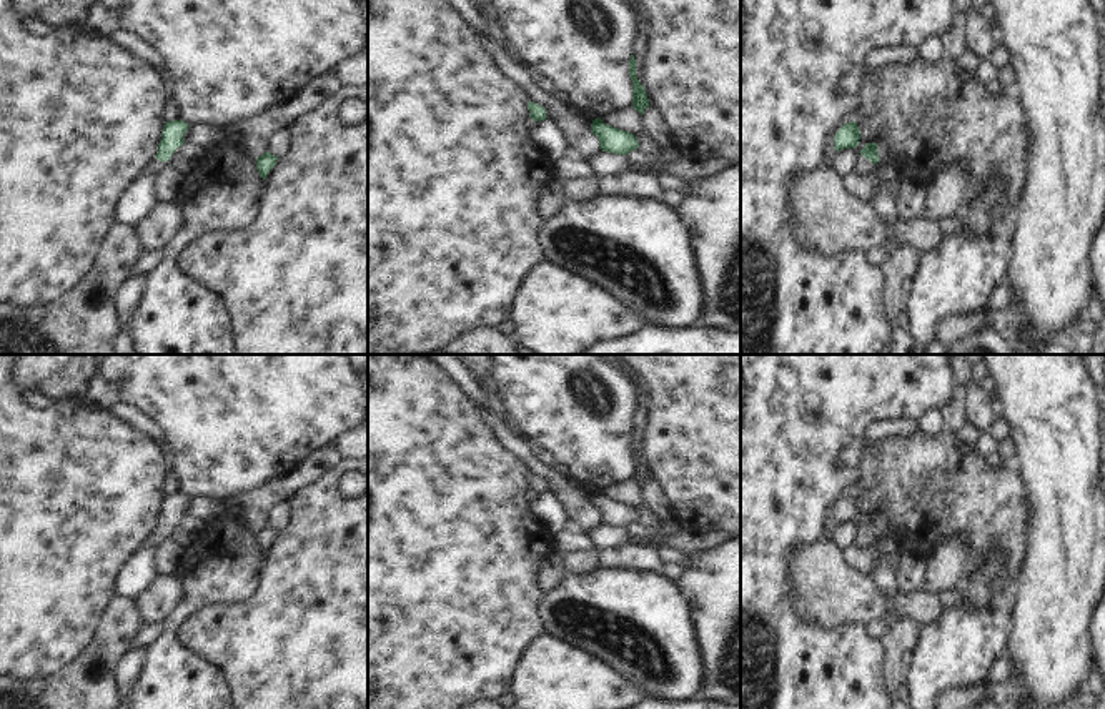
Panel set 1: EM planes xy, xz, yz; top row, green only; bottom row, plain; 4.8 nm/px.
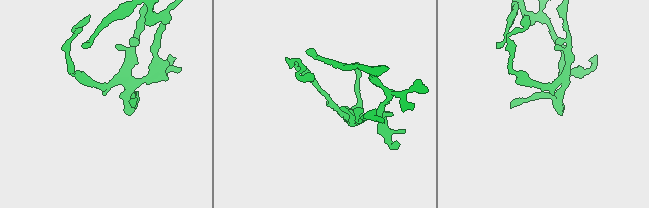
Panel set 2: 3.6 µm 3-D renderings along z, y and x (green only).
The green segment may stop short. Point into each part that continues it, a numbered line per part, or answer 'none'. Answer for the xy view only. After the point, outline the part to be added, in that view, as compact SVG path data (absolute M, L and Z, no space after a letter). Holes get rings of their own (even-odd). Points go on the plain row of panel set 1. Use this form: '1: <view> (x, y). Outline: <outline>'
1: xy (152, 538). Outline: M151 529L141 541L140 546L153 546L156 548L168 534L158 534L155 529Z

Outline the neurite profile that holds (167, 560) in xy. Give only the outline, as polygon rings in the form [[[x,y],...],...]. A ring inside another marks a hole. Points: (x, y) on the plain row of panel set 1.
[[[166,536],[155,551],[153,568],[156,574],[178,574],[183,548]]]

